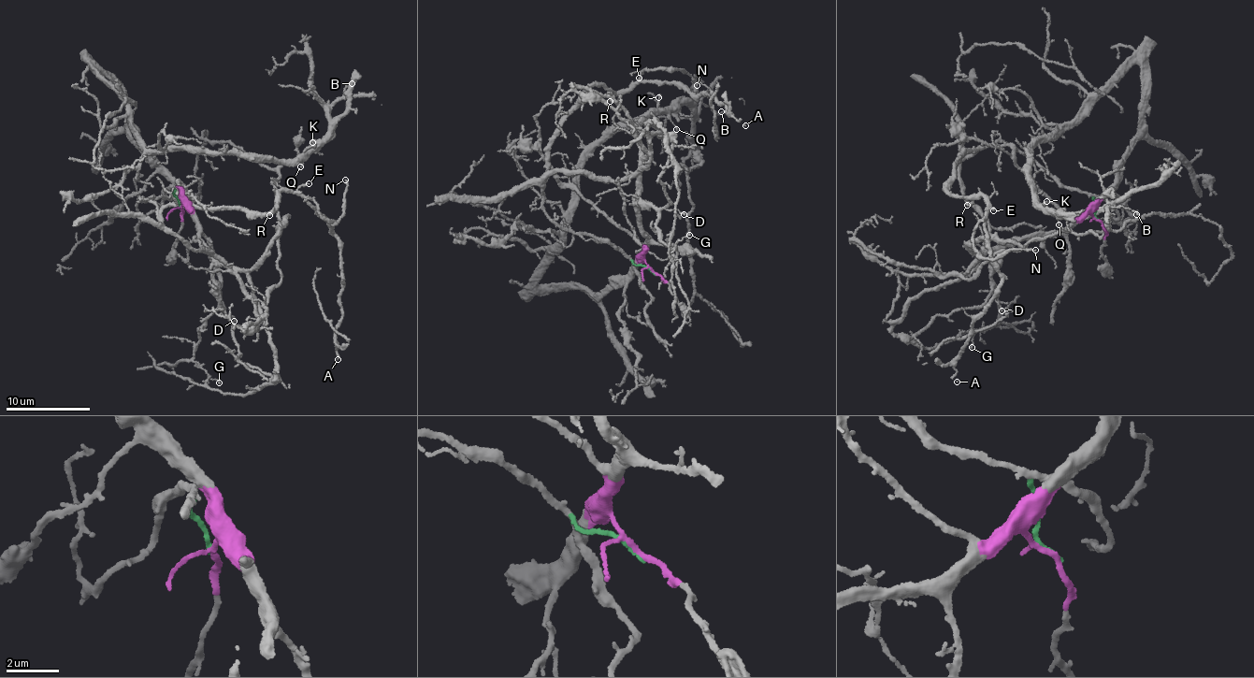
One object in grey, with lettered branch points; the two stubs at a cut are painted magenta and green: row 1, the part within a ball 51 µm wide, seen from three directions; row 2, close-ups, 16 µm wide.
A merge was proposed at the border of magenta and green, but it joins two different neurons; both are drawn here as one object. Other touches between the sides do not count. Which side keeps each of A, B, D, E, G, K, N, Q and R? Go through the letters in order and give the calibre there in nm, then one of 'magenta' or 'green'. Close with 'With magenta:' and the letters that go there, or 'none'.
A: 40 nm | green
B: 100 nm | magenta
D: 100 nm | magenta
E: 130 nm | green
G: 110 nm | magenta
K: 160 nm | magenta
N: 120 nm | green
Q: 120 nm | magenta
R: 150 nm | green
With magenta: B, D, G, K, Q

